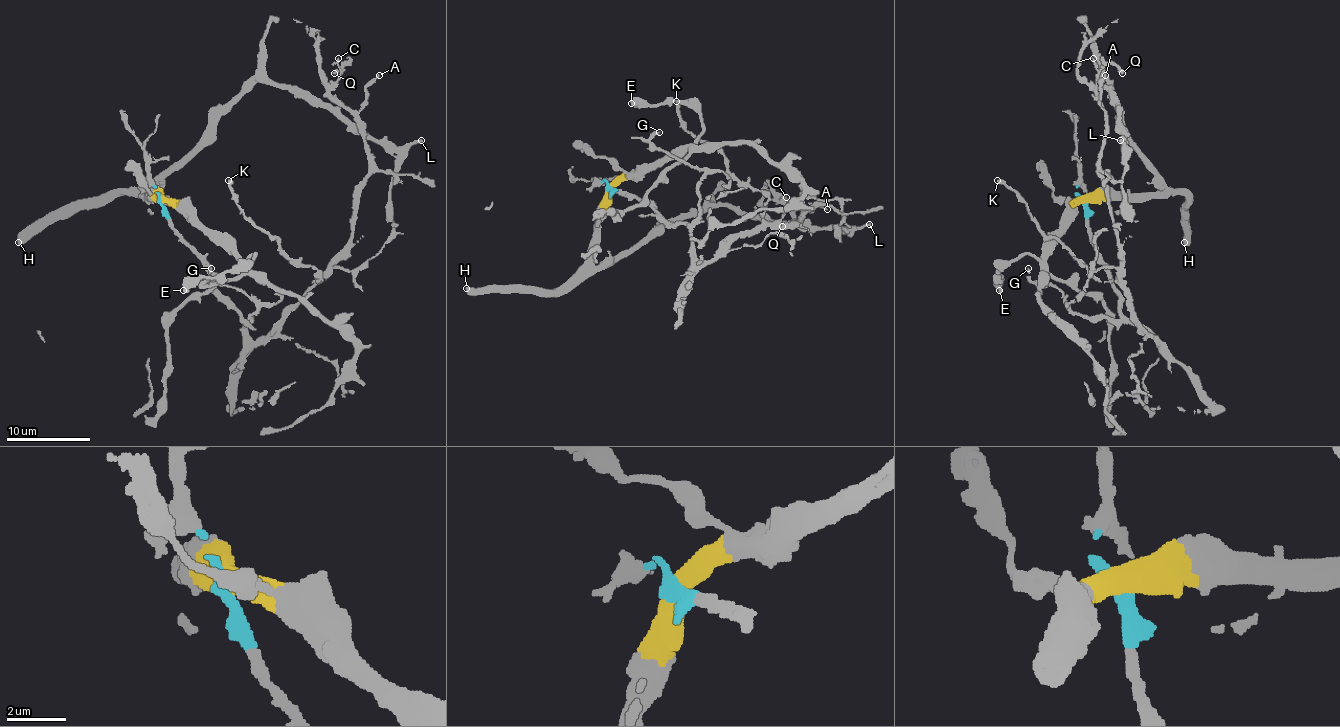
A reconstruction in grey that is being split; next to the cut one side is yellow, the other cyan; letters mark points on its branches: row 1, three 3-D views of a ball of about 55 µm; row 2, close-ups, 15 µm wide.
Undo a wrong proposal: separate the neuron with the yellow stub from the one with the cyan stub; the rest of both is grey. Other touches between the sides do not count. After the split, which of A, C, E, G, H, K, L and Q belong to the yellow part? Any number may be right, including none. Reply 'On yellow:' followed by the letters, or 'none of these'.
On yellow: E, H, L

